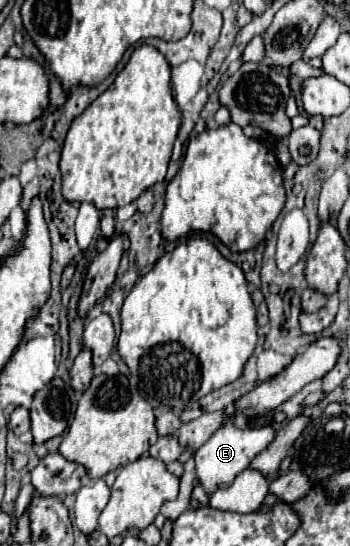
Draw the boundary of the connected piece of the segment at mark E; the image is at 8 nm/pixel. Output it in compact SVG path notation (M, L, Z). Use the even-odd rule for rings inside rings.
M232 423L222 425L194 455L200 485L208 493L214 493L220 487L228 487L236 479L236 475L248 469L252 459L260 455L274 441L274 437L276 433L271 426L258 427L258 429L238 429Z

